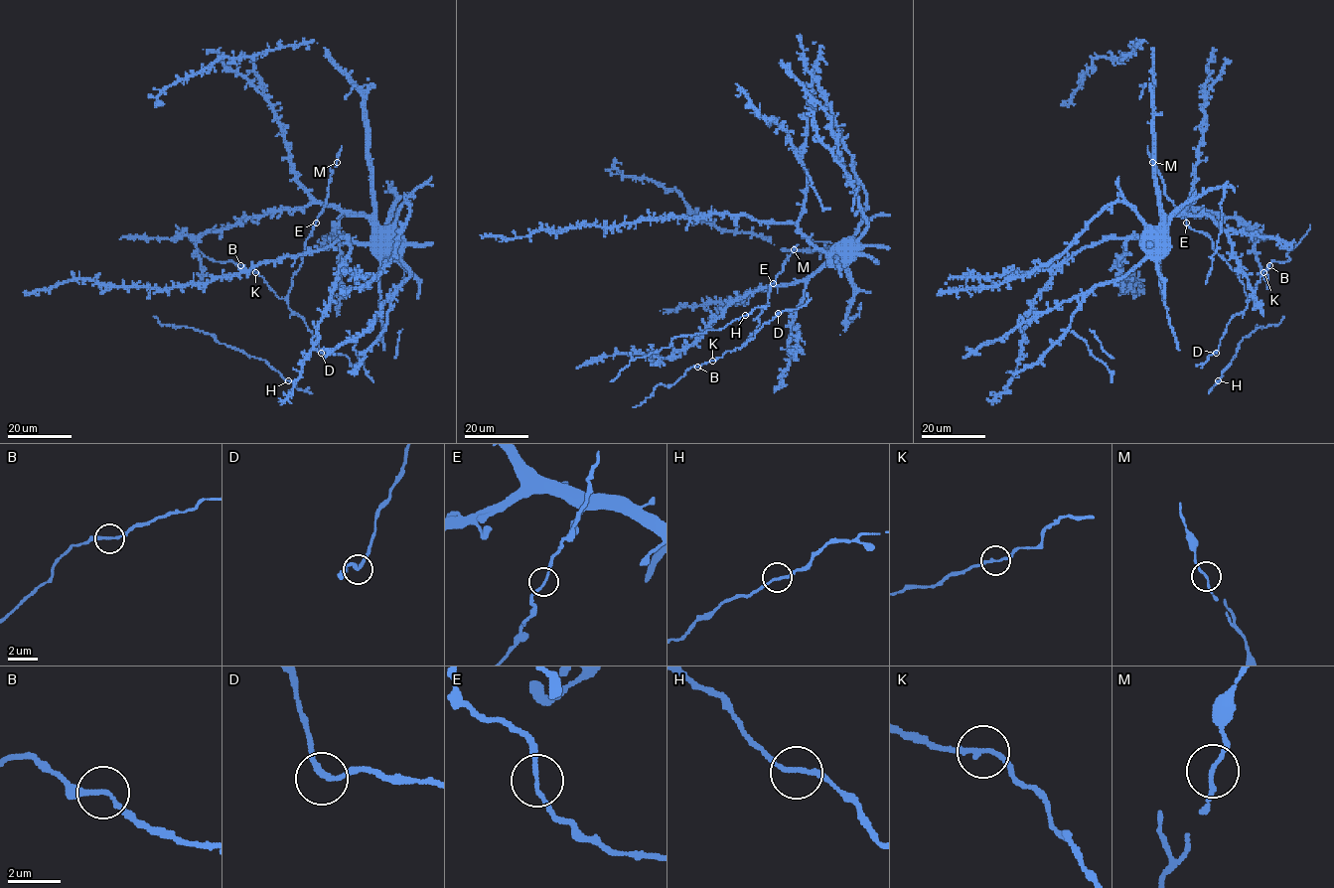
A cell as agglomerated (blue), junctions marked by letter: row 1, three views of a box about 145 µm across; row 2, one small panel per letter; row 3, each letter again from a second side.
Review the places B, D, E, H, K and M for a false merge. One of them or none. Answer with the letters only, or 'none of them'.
none of them

